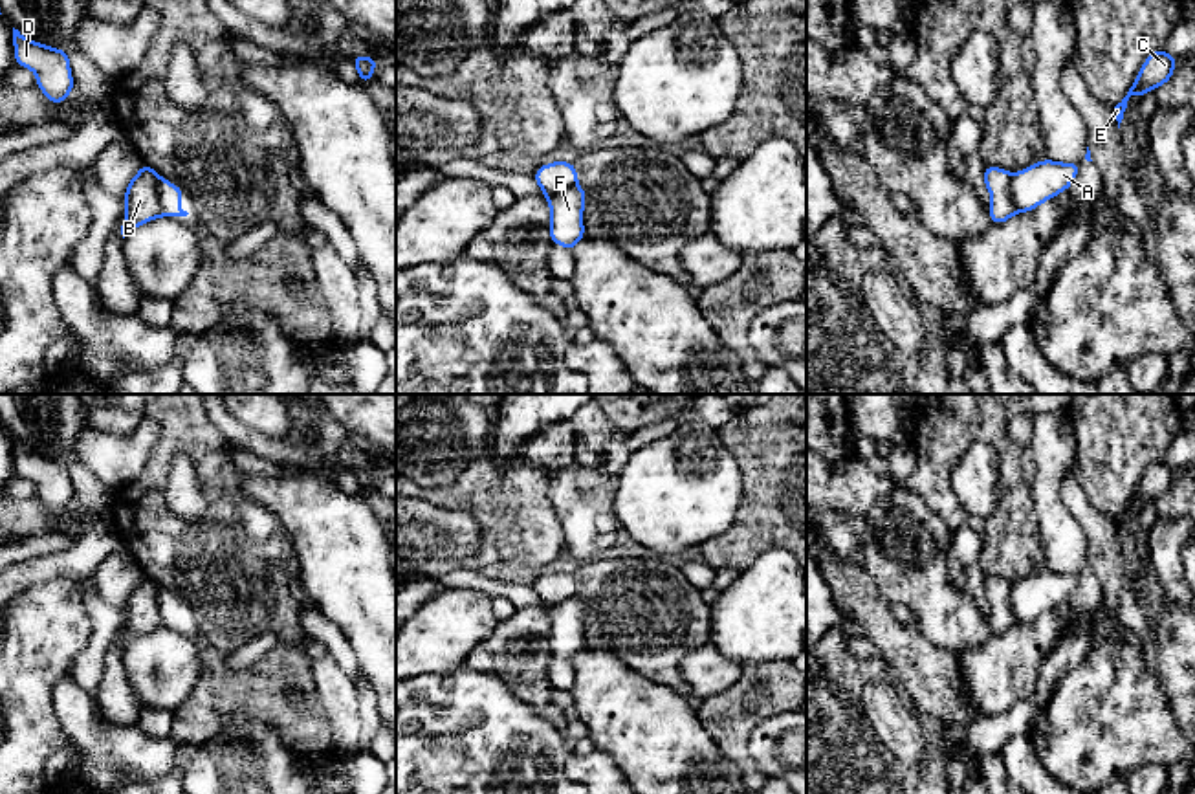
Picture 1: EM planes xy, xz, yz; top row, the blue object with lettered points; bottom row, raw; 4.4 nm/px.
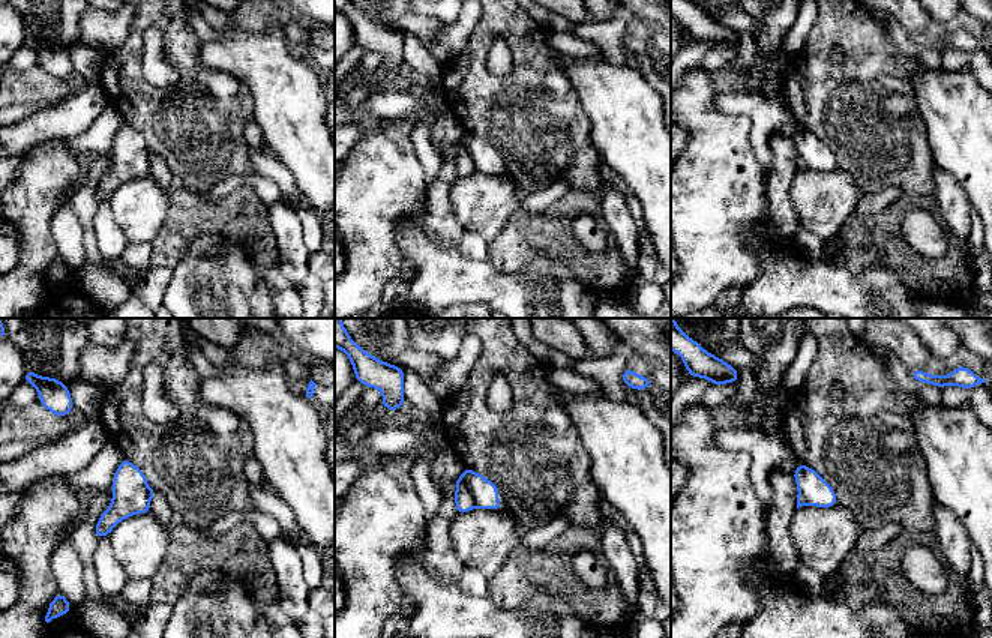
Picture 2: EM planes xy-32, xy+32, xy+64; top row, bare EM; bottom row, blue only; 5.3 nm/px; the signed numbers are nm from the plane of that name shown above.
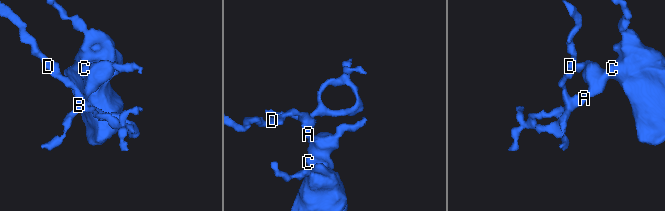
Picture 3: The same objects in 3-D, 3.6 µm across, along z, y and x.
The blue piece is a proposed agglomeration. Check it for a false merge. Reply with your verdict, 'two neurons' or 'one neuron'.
two neurons

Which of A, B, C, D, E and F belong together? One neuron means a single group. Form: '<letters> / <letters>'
A C E F / B D

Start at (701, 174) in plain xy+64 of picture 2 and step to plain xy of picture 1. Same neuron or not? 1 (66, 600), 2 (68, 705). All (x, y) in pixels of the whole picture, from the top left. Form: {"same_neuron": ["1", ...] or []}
{"same_neuron": ["1"]}

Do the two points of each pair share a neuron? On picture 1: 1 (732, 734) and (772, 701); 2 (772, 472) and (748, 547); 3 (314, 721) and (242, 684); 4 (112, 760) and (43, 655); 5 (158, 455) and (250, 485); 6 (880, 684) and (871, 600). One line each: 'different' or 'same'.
1: same
2: same
3: same
4: different
5: different
6: different

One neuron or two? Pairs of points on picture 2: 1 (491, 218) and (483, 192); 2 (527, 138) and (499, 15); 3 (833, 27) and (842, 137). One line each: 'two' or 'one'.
1: one
2: one
3: one

